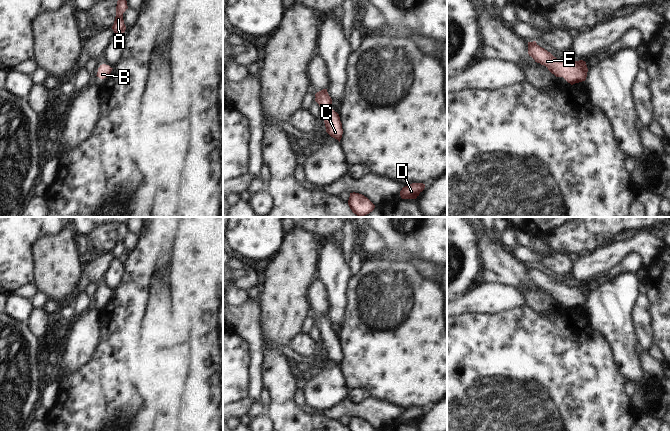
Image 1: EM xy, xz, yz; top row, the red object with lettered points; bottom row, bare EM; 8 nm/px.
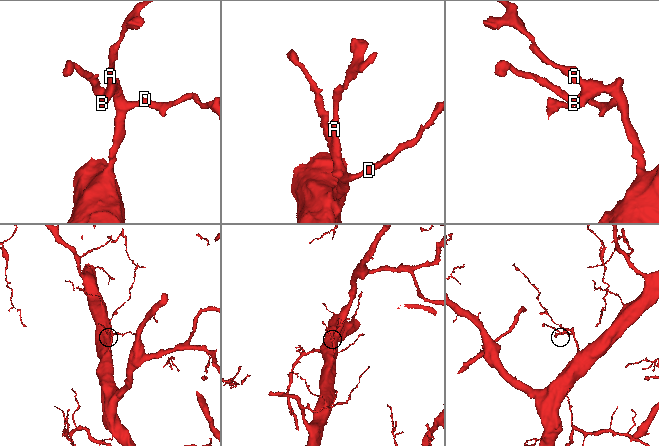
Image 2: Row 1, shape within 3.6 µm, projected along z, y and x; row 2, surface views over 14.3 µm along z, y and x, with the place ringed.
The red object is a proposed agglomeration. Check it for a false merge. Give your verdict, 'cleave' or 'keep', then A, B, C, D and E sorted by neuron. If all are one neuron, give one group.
keep; A B C D E

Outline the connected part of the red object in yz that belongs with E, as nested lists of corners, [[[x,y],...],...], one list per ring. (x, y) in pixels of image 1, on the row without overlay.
[[[536,265],[528,266],[528,278],[535,286],[546,290],[552,298],[556,301],[563,301],[571,309],[586,304],[588,292],[583,284],[565,288],[540,271]]]

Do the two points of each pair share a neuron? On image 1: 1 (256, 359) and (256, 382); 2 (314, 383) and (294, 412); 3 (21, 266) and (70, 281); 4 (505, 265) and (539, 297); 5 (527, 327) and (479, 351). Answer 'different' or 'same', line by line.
1: same
2: different
3: different
4: same
5: same

